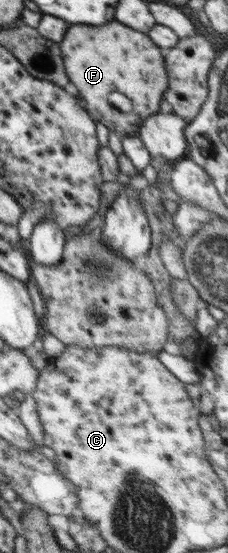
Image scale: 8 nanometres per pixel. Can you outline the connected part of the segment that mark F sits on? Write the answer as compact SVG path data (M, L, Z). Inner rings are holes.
M110 22L104 26L72 26L64 36L62 44L62 58L65 73L73 84L73 91L86 102L88 114L98 122L102 122L109 130L115 130L118 135L138 135L139 126L145 118L162 110L163 94L168 88L168 73L165 58L157 44L154 44L146 34L140 34L120 22ZM112 92L120 92L128 96L132 102L132 111L123 113L108 102Z

